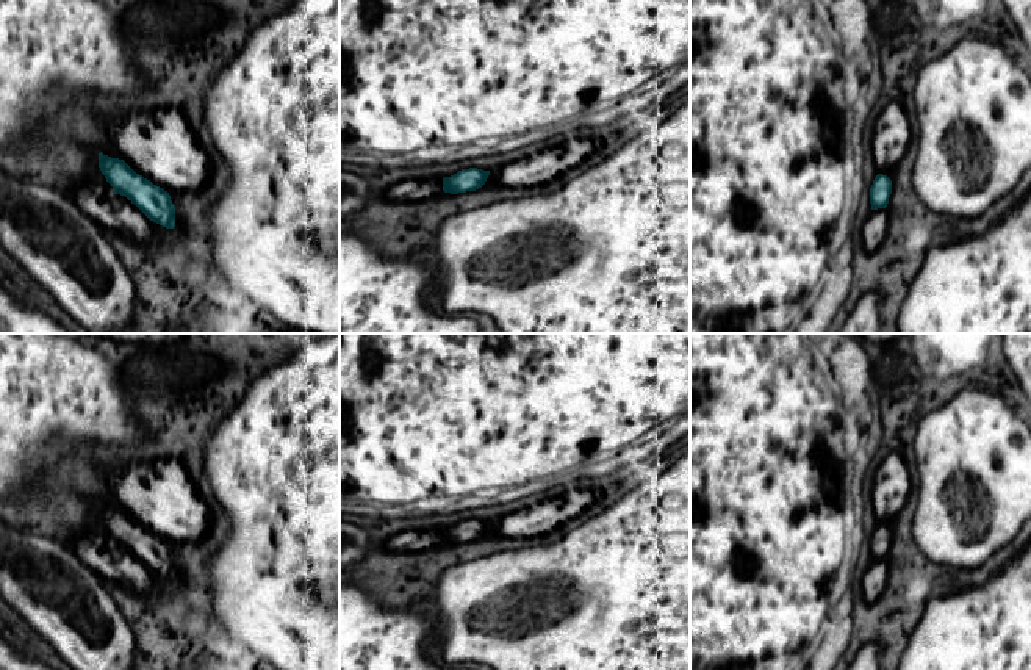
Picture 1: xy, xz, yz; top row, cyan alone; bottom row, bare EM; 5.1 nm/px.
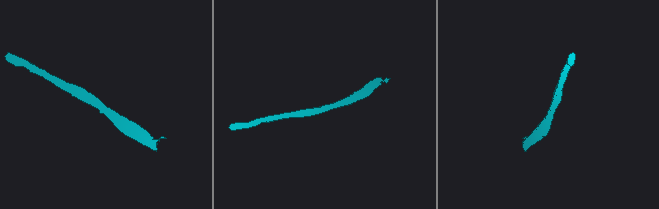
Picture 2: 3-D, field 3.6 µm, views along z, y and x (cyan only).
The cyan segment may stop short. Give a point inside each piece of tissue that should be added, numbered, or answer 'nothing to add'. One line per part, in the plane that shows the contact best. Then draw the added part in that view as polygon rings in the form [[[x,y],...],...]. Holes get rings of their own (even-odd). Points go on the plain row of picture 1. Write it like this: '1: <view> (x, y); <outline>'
nothing to add

